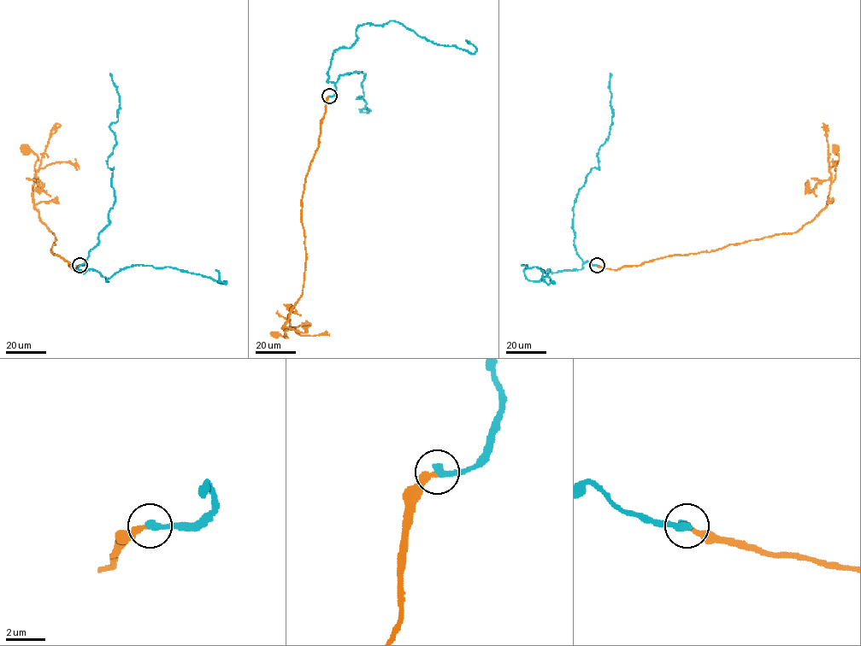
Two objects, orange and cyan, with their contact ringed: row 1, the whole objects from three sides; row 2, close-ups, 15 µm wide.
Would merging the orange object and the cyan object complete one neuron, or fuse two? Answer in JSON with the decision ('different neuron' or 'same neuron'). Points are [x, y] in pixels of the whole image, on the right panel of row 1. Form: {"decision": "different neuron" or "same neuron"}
{"decision": "same neuron"}

